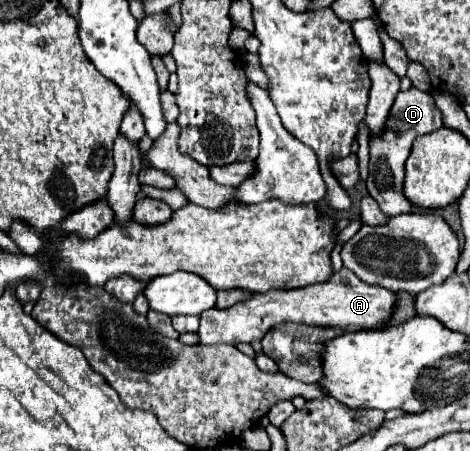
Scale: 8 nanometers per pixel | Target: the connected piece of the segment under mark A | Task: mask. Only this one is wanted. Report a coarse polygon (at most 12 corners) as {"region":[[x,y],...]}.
{"region":[[342,267],[200,314],[200,343],[252,343],[280,323],[384,329],[398,295]]}

